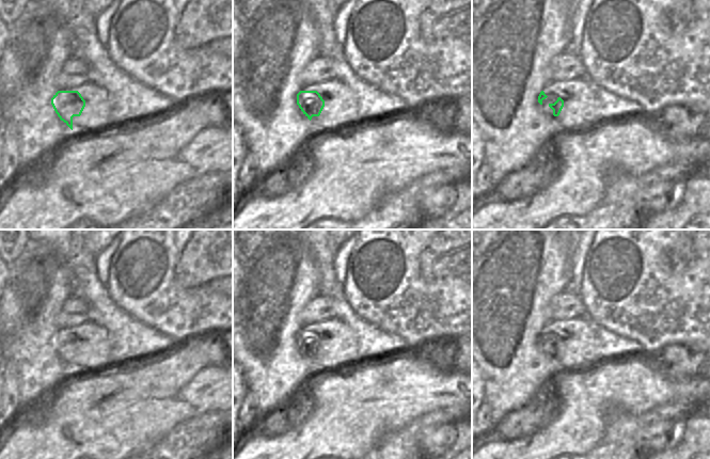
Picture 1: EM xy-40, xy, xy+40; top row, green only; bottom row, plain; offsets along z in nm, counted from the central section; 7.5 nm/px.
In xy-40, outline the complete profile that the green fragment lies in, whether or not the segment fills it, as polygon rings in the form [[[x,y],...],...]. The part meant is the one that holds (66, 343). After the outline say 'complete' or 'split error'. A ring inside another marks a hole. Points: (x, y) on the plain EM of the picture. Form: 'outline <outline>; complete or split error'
outline [[[93,321],[59,328],[51,344],[74,373],[97,370],[111,364],[111,337],[105,328]]]; split error

